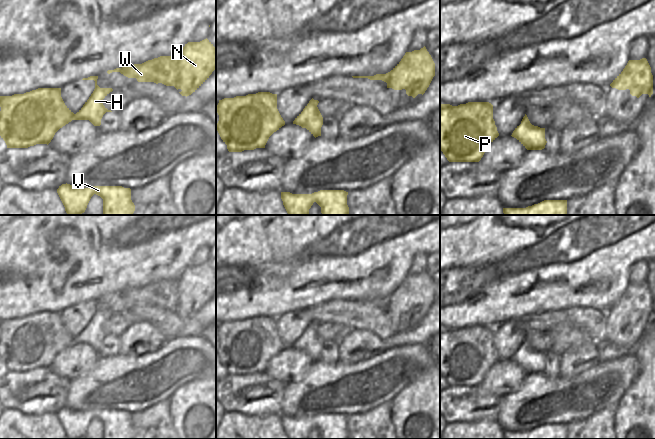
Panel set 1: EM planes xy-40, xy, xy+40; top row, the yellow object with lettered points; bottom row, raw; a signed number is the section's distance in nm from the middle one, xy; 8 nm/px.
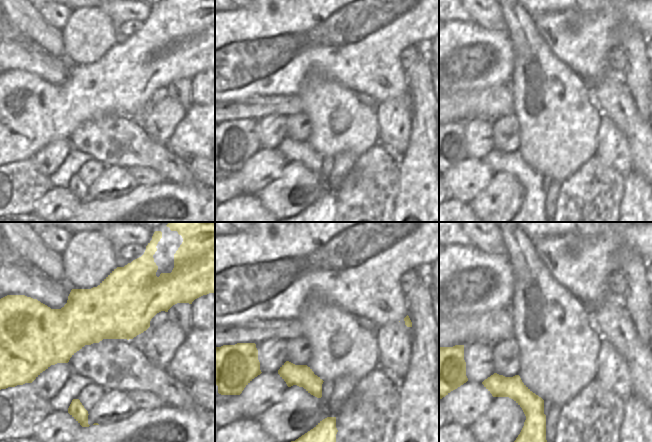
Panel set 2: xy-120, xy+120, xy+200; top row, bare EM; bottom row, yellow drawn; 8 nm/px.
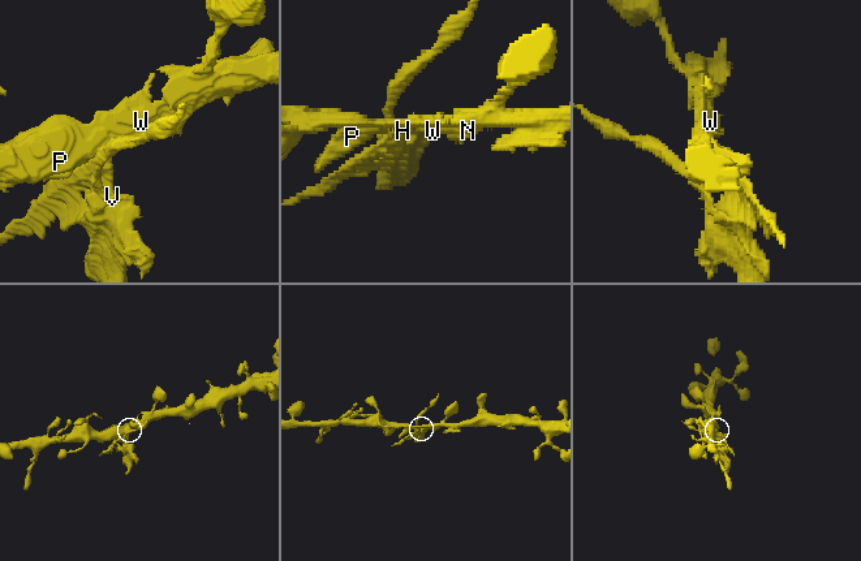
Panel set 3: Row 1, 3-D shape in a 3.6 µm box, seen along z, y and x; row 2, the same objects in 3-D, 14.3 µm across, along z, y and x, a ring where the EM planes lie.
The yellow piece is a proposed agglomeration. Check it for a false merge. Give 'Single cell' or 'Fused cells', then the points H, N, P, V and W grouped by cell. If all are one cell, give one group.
Fused cells. Groups: H N P W / V.

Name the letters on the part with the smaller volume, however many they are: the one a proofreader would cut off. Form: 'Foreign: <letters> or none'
Foreign: V

